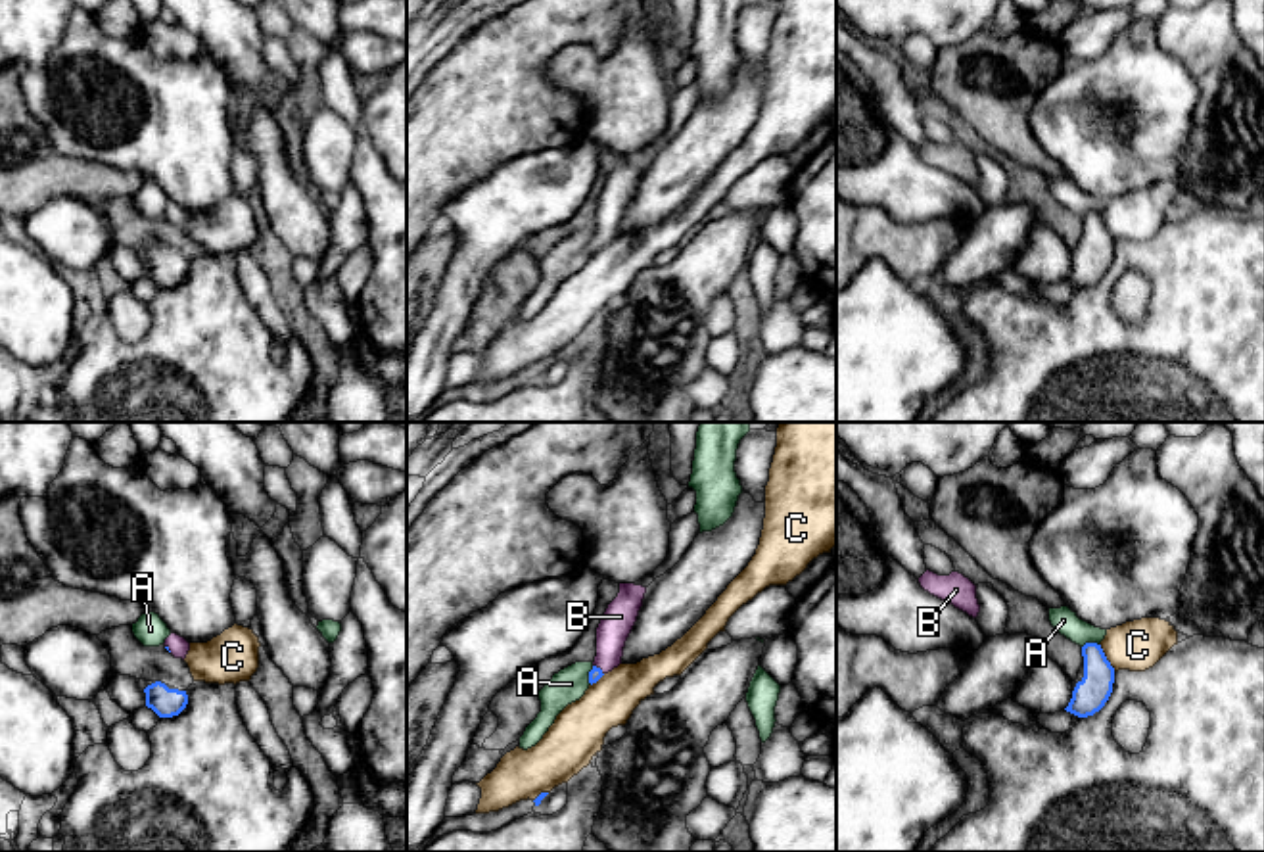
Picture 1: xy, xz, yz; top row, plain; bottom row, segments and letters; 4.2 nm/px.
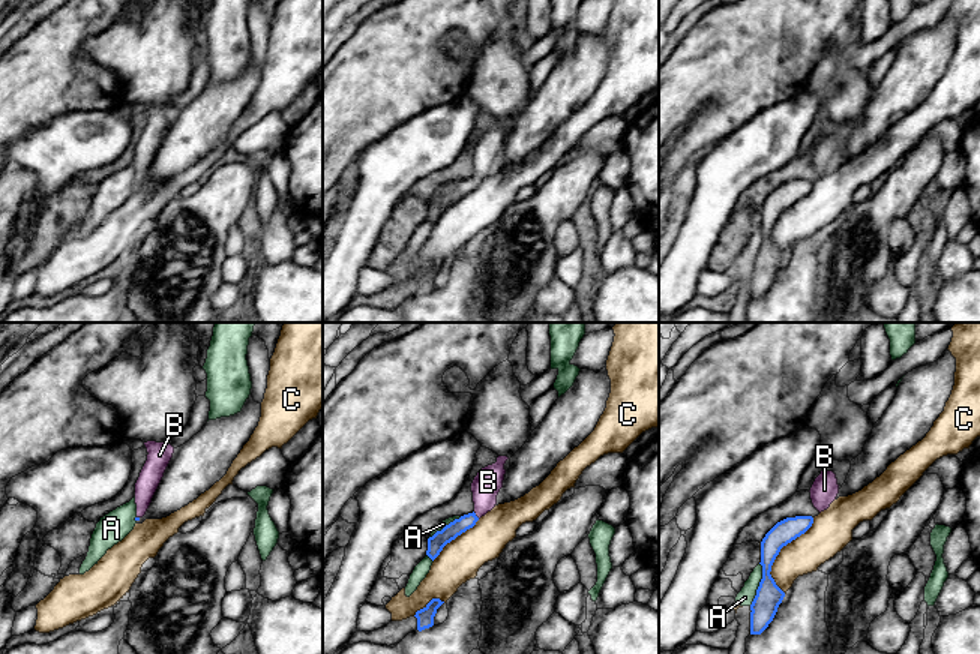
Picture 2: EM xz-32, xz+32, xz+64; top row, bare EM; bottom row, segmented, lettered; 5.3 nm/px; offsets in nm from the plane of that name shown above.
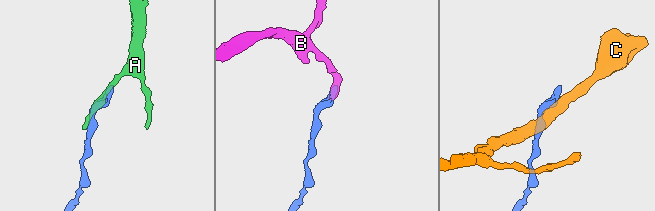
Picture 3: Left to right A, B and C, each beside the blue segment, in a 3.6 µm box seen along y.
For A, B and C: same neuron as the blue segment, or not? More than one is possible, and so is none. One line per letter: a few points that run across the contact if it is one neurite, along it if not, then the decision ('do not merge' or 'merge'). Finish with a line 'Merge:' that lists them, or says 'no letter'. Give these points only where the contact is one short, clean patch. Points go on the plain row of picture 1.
A: do not merge
B: xz (595, 244), (599, 238), (620, 187) | merge
C: do not merge
Merge: B

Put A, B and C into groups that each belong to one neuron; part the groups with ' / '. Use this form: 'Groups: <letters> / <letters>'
Groups: A / B / C

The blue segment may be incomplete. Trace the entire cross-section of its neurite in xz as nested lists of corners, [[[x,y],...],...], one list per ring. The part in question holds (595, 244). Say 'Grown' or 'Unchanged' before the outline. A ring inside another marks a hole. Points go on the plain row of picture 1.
Grown. [[[620,154],[618,167],[608,175],[597,198],[597,226],[589,242],[589,253],[597,253],[604,244],[621,234],[625,211],[637,192],[646,157]]]

